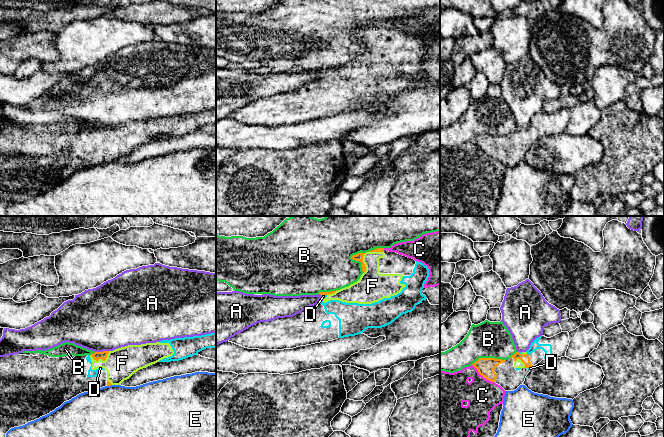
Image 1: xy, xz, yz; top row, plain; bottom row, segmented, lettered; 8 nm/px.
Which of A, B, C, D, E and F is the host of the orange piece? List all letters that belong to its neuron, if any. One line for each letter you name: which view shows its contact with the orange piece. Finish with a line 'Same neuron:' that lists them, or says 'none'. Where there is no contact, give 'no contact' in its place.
D: meets orange in xz
F: meets orange in xy
Same neuron: D, F

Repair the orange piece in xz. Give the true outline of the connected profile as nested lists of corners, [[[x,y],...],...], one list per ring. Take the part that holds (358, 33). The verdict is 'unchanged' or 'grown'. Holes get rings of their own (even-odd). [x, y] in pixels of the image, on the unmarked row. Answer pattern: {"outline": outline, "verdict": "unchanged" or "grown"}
{"outline": [[[377,24],[366,29],[358,29],[351,33],[360,37],[364,48],[360,55],[348,63],[331,68],[320,68],[322,74],[319,78],[303,86],[293,93],[277,94],[273,97],[260,98],[241,109],[231,113],[228,117],[248,125],[259,126],[284,126],[320,118],[328,118],[338,114],[355,112],[363,109],[368,104],[385,103],[401,91],[412,88],[415,83],[426,76],[422,70],[424,60],[429,53],[429,45],[423,39],[412,34],[389,28],[384,24]]], "verdict": "grown"}

